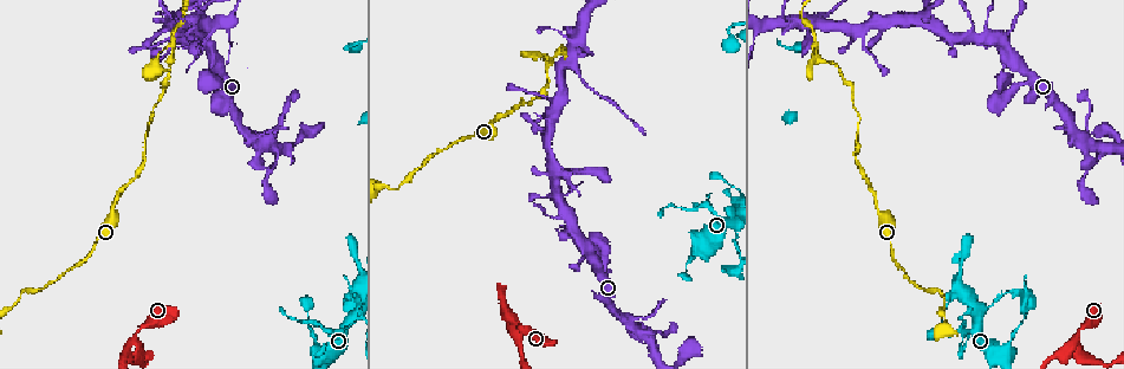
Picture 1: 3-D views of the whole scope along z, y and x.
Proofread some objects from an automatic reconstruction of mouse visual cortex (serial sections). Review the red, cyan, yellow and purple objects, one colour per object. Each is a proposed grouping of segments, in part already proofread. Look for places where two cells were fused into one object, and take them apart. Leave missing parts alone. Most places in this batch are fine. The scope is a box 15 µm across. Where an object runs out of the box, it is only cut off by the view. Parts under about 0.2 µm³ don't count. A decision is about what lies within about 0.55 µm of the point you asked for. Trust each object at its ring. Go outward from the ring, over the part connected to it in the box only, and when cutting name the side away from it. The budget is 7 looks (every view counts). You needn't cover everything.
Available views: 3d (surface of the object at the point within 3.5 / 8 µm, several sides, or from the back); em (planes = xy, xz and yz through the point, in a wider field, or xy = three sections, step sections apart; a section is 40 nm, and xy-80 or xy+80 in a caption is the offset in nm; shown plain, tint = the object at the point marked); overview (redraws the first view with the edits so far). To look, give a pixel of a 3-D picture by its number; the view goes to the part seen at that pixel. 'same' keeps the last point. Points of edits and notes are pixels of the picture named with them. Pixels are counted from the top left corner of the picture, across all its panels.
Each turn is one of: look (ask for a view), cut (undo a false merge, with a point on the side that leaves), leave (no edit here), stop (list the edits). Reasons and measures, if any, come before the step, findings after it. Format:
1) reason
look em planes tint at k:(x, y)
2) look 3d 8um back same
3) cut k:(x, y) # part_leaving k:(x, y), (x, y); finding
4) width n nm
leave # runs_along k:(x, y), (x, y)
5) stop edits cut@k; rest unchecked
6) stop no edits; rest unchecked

sudden change in width
look 3d 8um at 1:(515, 321)

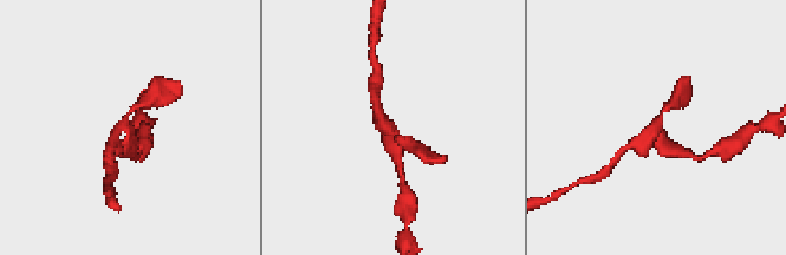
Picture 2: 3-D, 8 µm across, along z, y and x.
look em xy step 3 tint at 2:(127, 126)

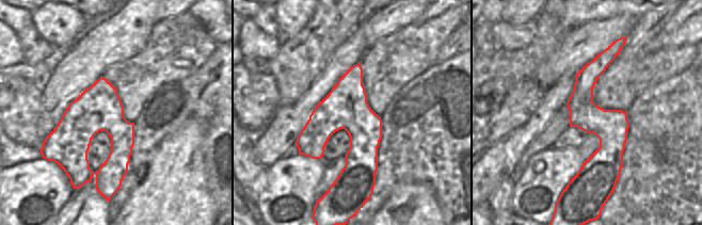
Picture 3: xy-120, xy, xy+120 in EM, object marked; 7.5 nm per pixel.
leave # runs_along 2:(142, 103), (125, 119), (128, 151); continuous, no second cell

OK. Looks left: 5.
side arm on a straight run
look 3d 3.5um at 1:(574, 234)

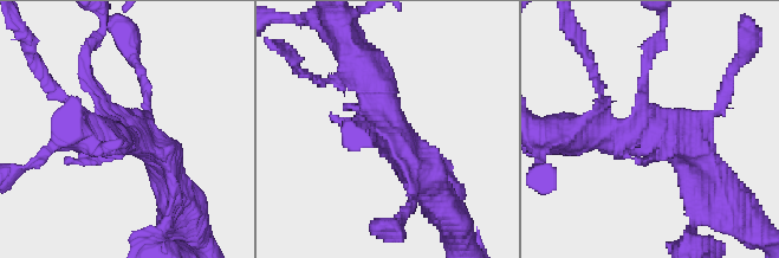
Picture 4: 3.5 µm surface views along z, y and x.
shape alone is not enough
look em planes tint at 4:(388, 125)

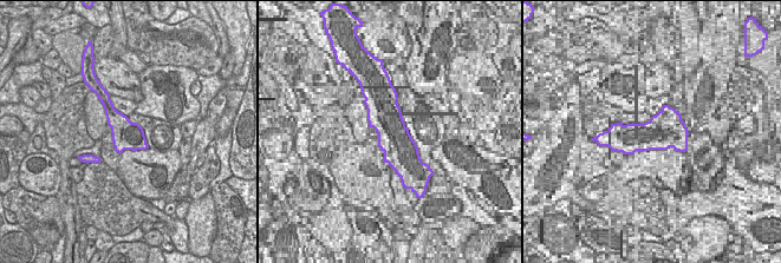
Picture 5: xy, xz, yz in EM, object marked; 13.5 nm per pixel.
leave # runs_along 4:(432, 182), (402, 153), (358, 56); all the same cell

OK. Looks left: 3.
sharp bend
look 3d 8um at 1:(549, 61)

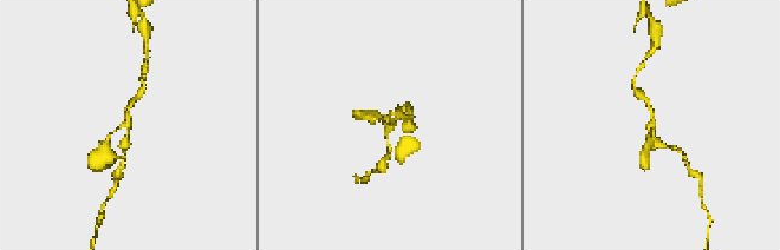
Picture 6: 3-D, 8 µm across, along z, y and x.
look 3d 3.5um back at 6:(391, 123)

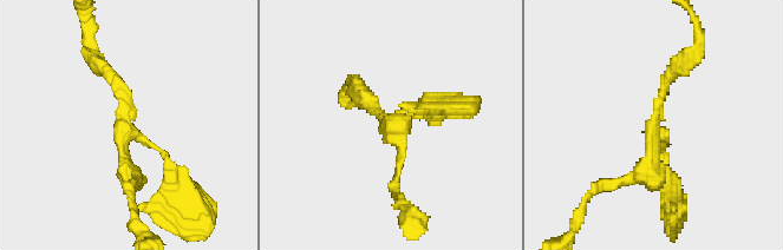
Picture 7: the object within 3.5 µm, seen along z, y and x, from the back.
look em xy step 5 tint at 7:(659, 113)

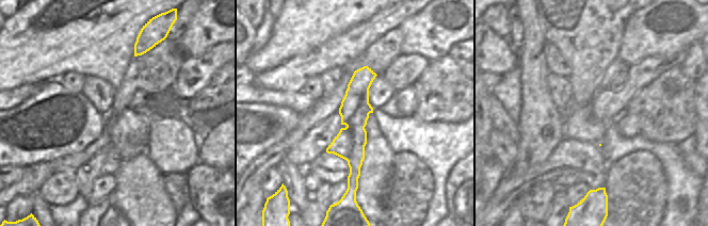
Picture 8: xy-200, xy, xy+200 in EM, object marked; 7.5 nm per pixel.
leave # runs_along 8:(366, 69), (355, 102), (350, 181); continuous, no second cell

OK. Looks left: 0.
stop no edits; rest unchecked

